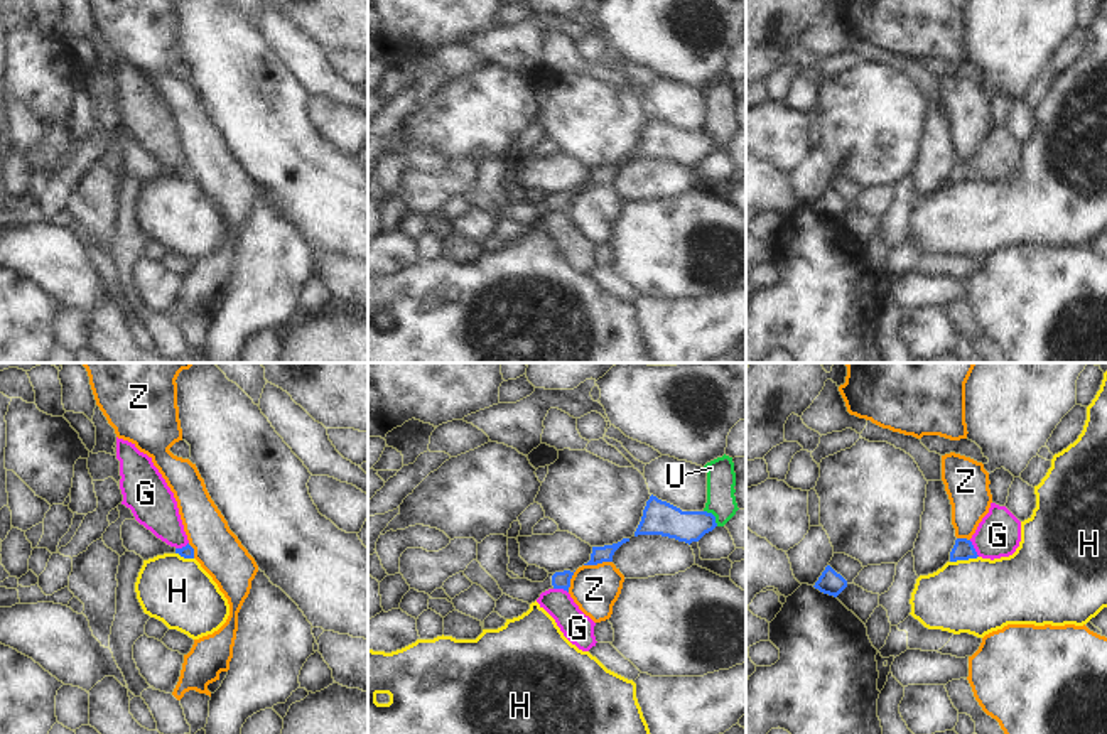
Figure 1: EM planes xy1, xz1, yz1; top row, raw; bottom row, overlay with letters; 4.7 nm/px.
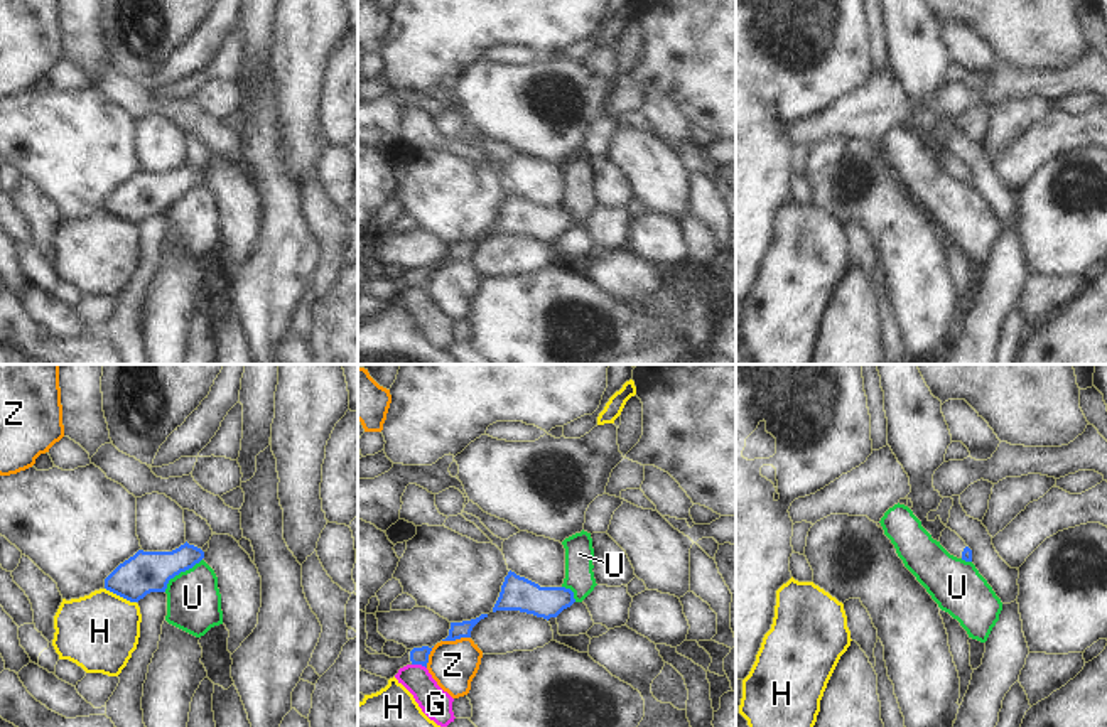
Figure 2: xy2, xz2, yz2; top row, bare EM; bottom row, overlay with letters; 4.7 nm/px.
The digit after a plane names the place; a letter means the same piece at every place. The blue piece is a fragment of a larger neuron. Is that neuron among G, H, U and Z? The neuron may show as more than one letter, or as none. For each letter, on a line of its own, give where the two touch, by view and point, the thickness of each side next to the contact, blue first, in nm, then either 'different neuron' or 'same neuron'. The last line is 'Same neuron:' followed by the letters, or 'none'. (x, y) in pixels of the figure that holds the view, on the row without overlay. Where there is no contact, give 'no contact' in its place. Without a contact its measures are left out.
G: yz1 (974, 171) | 100/220 nm | different neuron
H: xy2 (120, 218) | 200/360 nm | different neuron
U: xy2 (179, 194) | 200/260 nm | different neuron
Z: xz1 (598, 184) | 80/220 nm | different neuron
Same neuron: none

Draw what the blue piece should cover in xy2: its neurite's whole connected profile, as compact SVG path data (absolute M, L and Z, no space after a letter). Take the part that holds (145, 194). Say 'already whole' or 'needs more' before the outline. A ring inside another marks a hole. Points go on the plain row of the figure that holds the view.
already whole | M187 164L172 174L138 172L105 201L105 211L138 224L150 214L165 214L170 201L192 191L202 180L204 174Z

